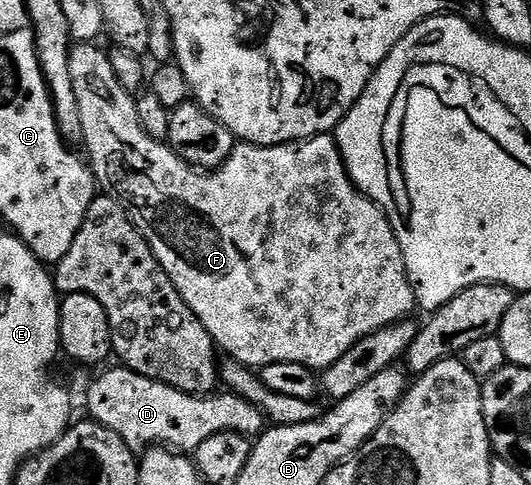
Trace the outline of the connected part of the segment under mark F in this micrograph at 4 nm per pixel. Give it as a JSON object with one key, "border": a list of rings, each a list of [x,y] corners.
{"border":[[[75,43],[69,55],[69,76],[73,78],[73,92],[77,94],[77,104],[81,107],[82,144],[87,145],[86,160],[95,175],[98,188],[124,205],[132,223],[149,243],[153,255],[157,255],[157,263],[161,263],[161,267],[165,267],[165,275],[173,279],[173,287],[177,287],[181,299],[185,299],[193,315],[197,315],[205,331],[209,331],[216,346],[222,352],[224,349],[230,360],[239,361],[248,367],[262,367],[269,363],[301,363],[313,371],[322,371],[337,363],[337,359],[341,359],[355,343],[371,332],[410,318],[413,314],[411,312],[416,312],[413,287],[409,283],[405,259],[401,255],[401,243],[397,243],[397,235],[383,214],[382,207],[369,200],[351,182],[334,136],[307,137],[303,141],[288,141],[285,145],[239,143],[223,165],[210,171],[196,169],[188,161],[181,160],[170,145],[153,140],[145,127],[141,127],[141,119],[137,119],[135,97],[127,93],[121,83],[117,83],[110,56],[104,50],[102,53],[97,46],[95,43]]]}

